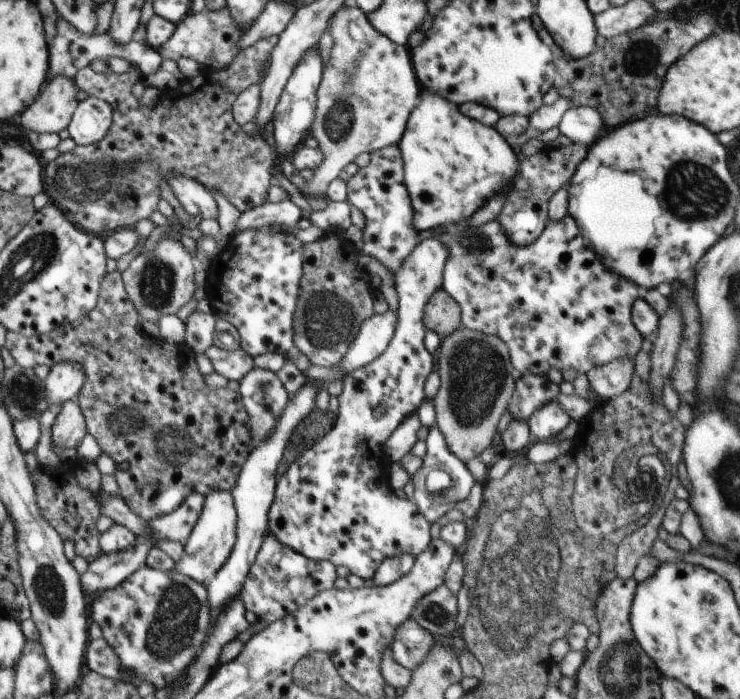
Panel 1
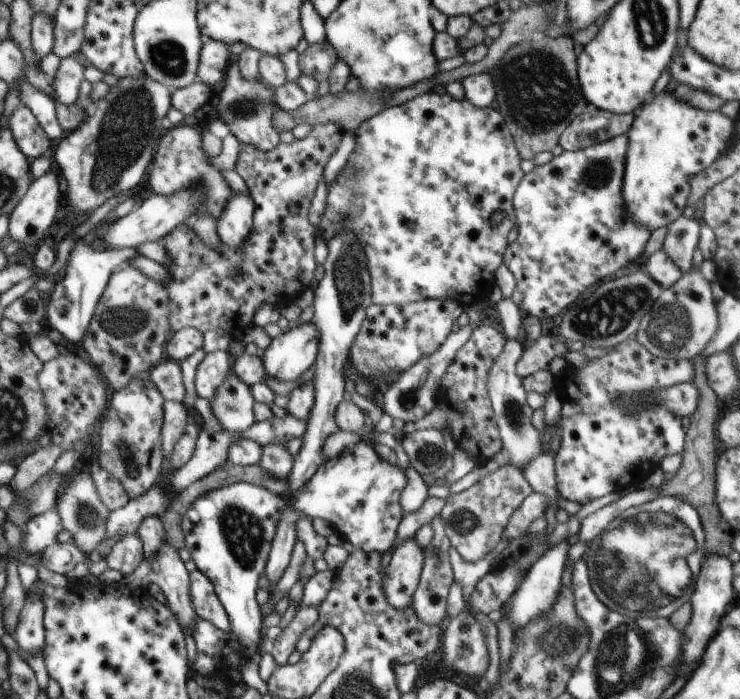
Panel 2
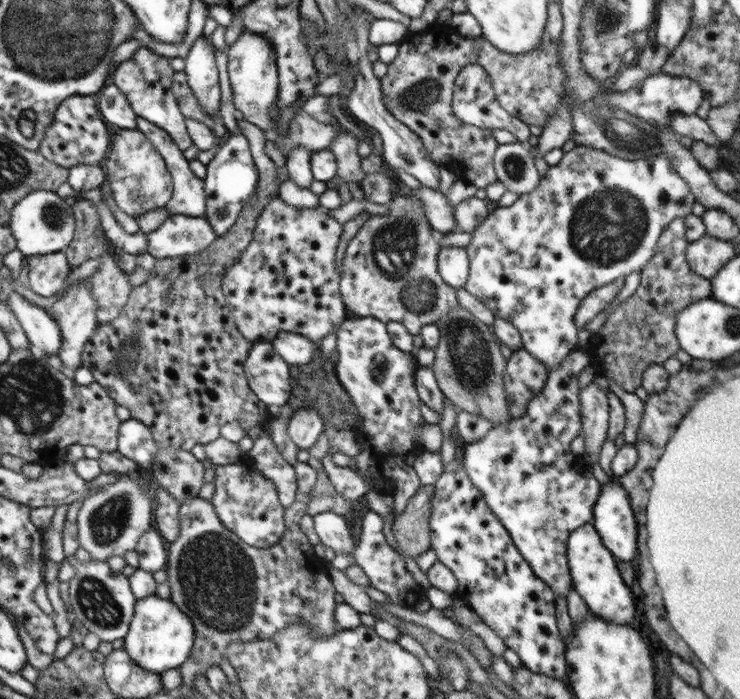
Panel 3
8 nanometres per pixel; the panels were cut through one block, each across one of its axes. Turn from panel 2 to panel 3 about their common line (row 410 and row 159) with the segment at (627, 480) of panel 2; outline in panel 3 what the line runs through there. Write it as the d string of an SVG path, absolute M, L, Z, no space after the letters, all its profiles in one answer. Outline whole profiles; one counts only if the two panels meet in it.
M576 145L571 151L563 154L558 164L548 167L548 172L540 178L540 183L532 192L520 195L518 200L510 206L493 206L491 212L474 229L474 232L471 233L470 244L465 246L469 256L469 275L463 287L480 302L483 302L492 311L495 318L503 318L513 324L521 334L523 348L538 362L541 362L548 371L556 370L563 364L563 360L571 351L578 348L578 328L576 328L574 319L582 299L588 296L592 290L614 282L617 278L626 278L631 272L641 272L654 253L660 250L658 244L660 235L675 218L688 216L692 212L695 201L690 187L678 175L678 171L670 162L668 155L657 154L640 160L626 160L605 150Z

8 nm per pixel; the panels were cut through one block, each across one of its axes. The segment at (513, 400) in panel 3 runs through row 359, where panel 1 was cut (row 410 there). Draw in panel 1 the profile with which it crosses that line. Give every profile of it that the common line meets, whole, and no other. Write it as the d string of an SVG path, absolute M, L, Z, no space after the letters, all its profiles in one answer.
M528 374L517 376L517 379L515 393L507 408L514 420L527 422L538 408L556 401L561 393L559 385L550 381L548 376Z

